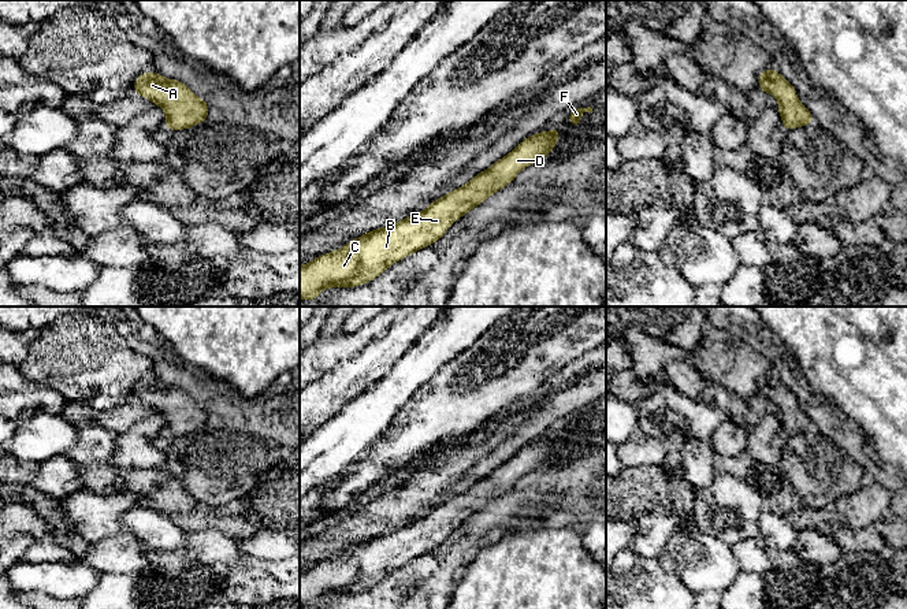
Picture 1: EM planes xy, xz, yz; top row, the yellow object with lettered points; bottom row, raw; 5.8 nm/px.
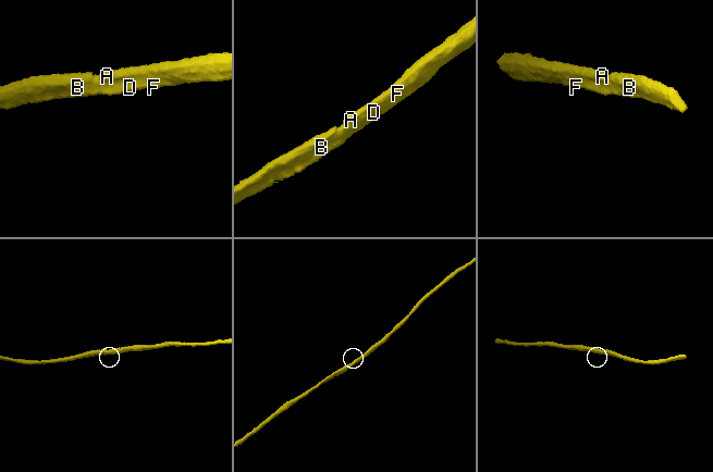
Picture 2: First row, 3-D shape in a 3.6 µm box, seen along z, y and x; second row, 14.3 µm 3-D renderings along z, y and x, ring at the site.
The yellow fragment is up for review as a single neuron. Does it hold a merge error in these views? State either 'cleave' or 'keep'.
keep

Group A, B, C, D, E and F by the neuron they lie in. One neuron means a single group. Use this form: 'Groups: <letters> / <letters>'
Groups: A B C D E F

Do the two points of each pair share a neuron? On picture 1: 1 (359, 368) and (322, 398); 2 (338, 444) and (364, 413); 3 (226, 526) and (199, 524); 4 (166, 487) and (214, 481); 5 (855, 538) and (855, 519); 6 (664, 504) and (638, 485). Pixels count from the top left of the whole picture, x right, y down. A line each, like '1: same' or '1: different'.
1: same
2: same
3: same
4: different
5: different
6: same

